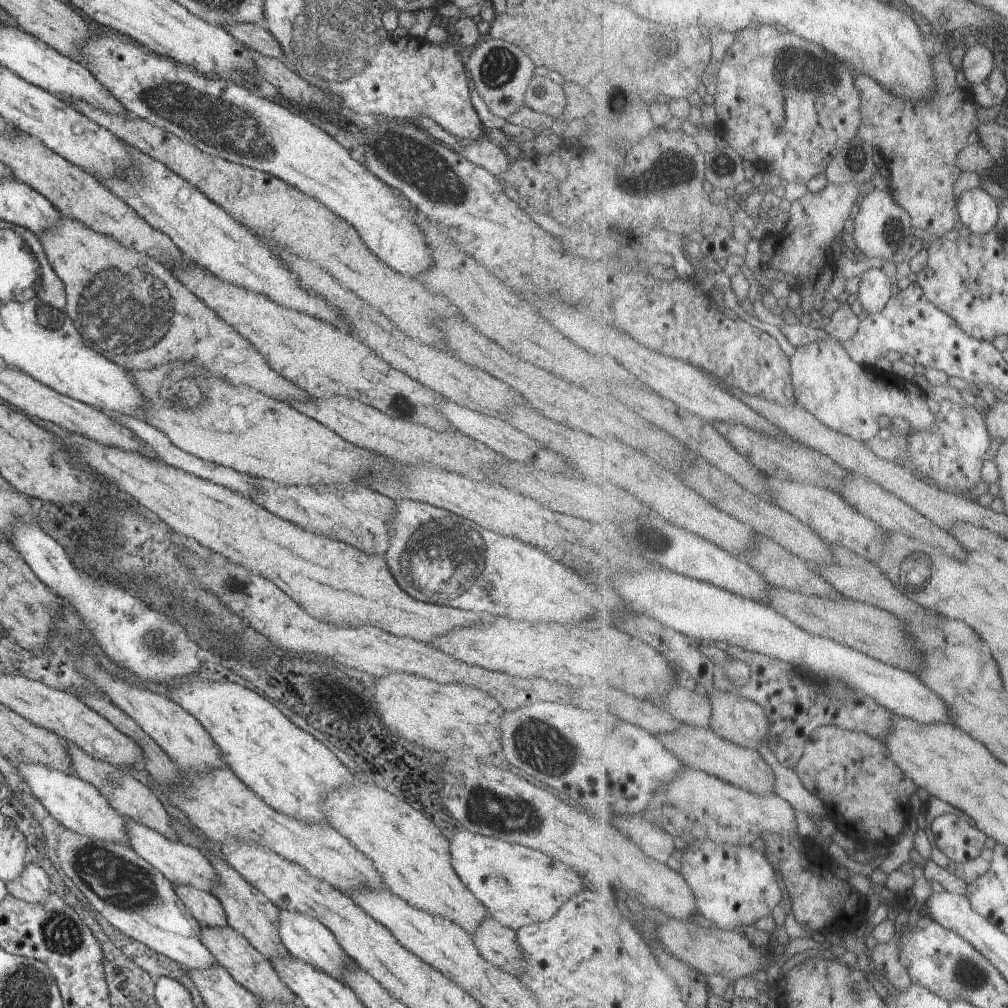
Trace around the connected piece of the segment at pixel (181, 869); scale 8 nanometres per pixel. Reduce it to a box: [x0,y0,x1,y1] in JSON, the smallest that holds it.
[124,818,217,894]

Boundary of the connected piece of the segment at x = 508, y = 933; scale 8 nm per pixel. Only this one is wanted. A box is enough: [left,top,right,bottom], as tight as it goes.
[472,916,525,974]

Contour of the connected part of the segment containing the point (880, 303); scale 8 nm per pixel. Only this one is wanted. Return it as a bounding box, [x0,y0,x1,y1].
[859,269,898,313]

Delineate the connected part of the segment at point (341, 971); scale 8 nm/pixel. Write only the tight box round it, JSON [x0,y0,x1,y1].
[279,909,354,984]

